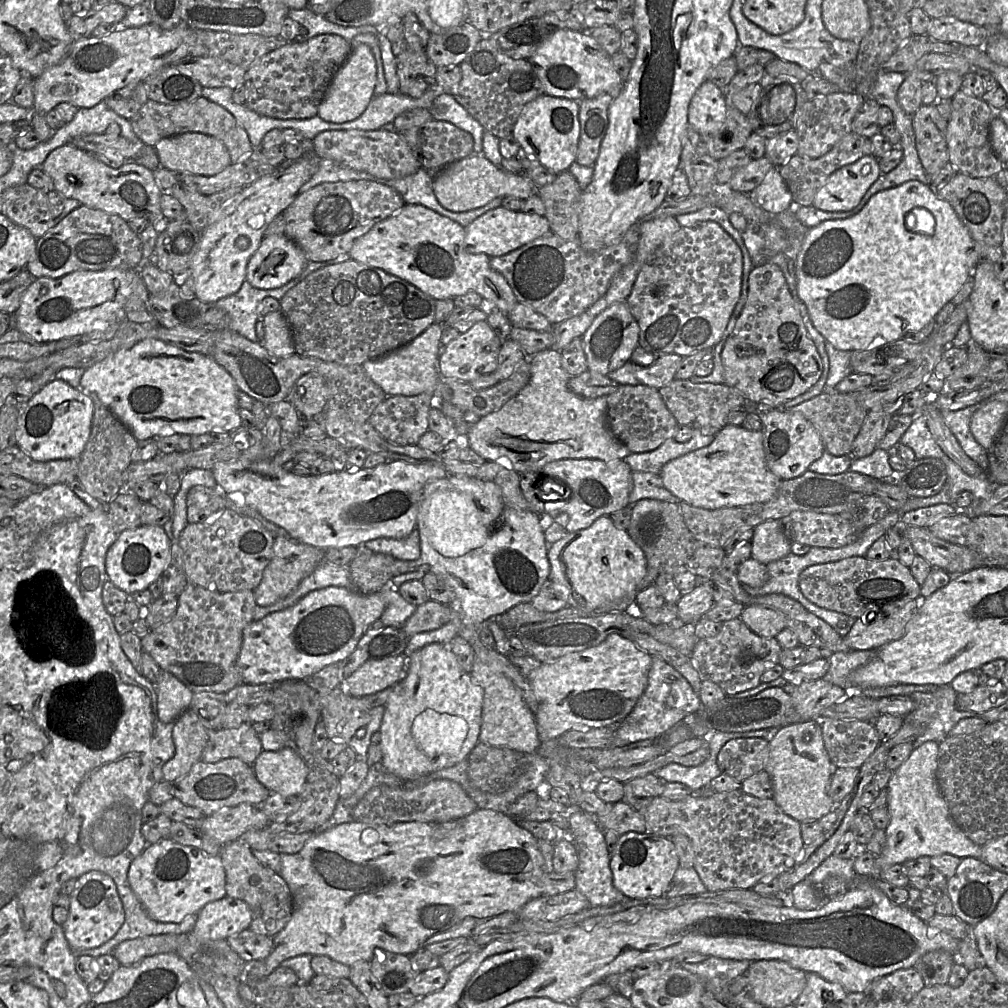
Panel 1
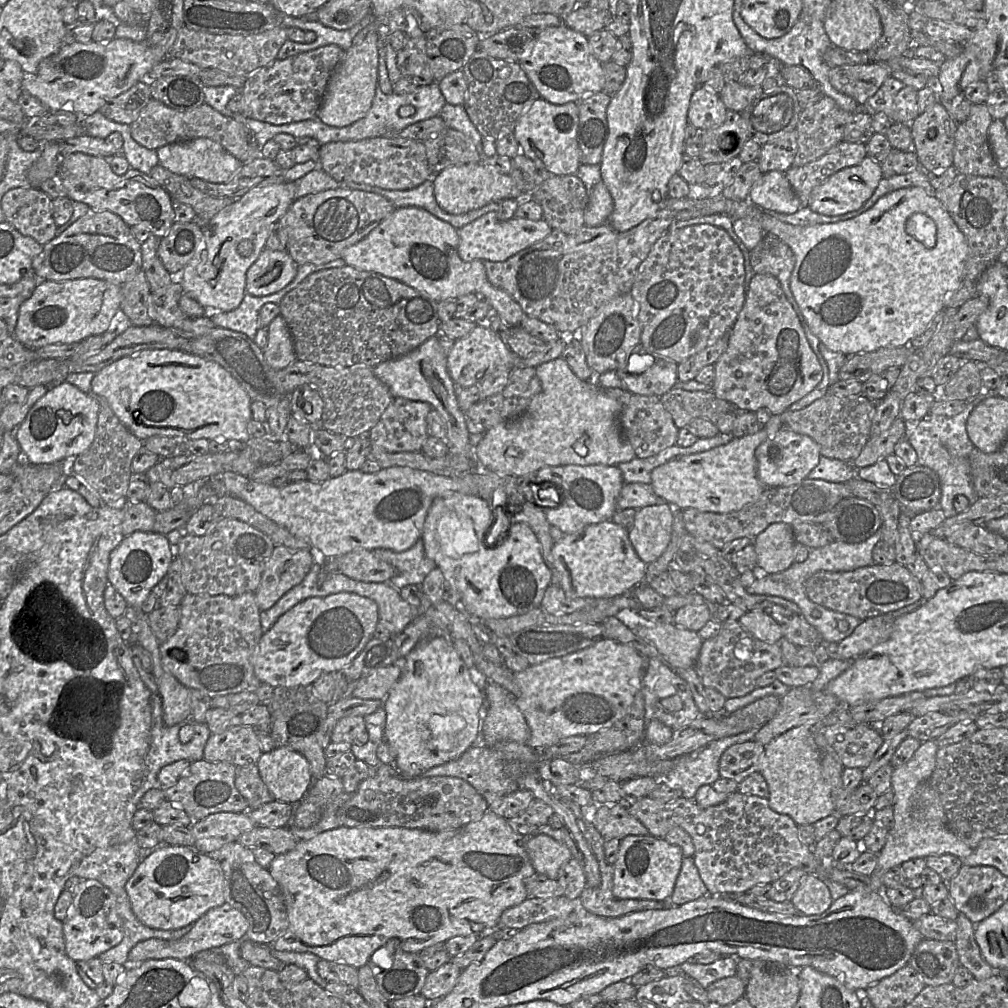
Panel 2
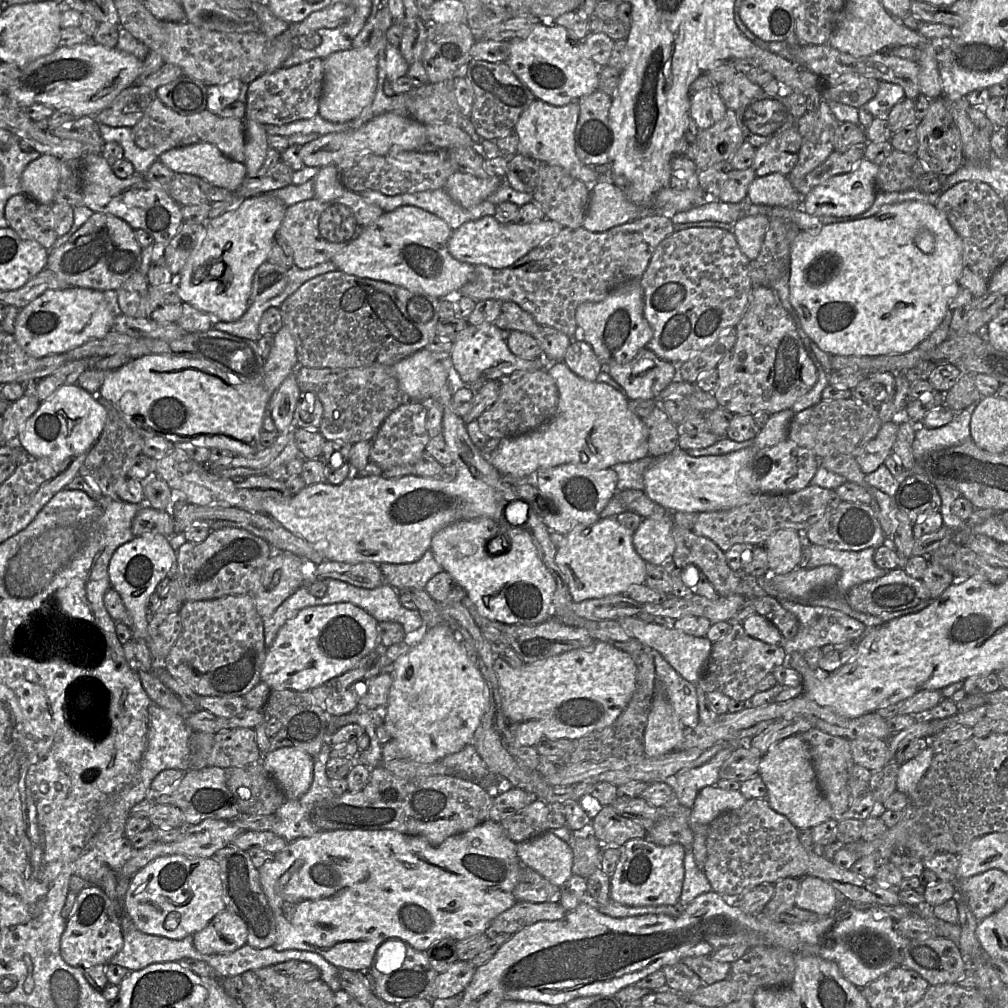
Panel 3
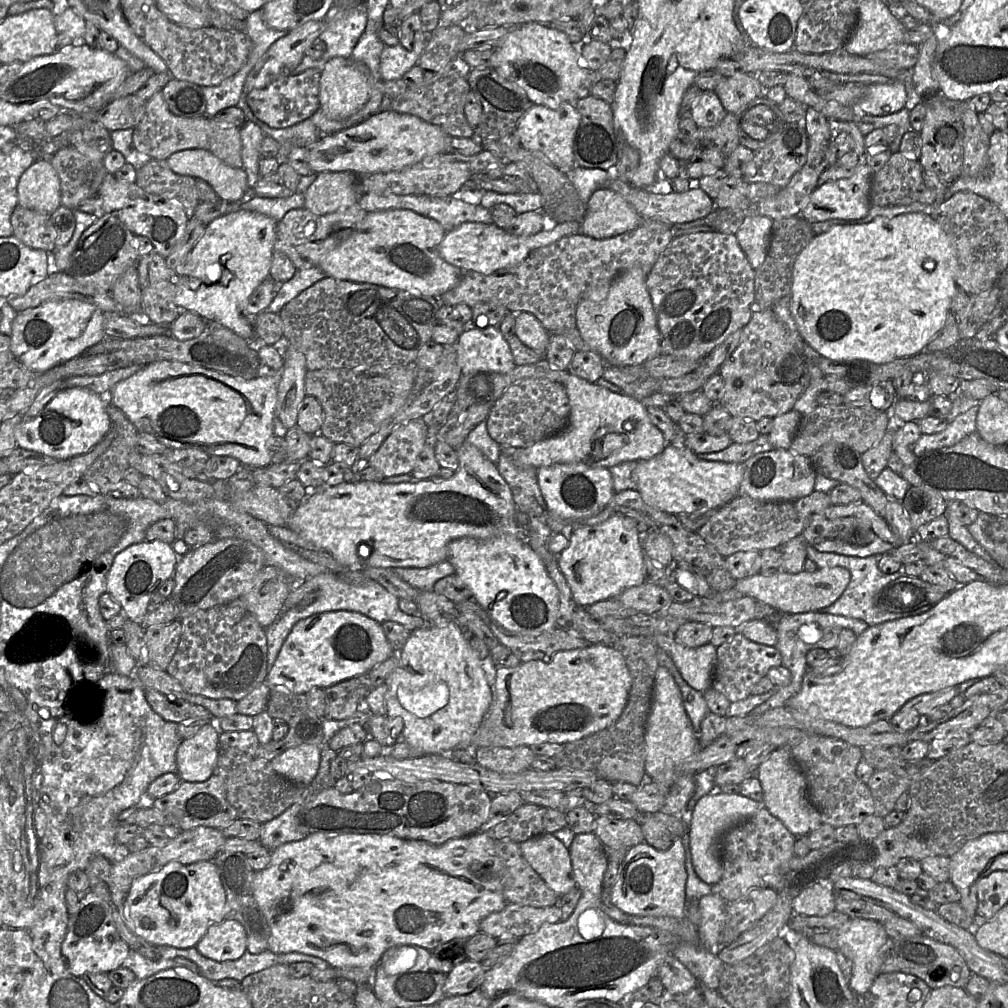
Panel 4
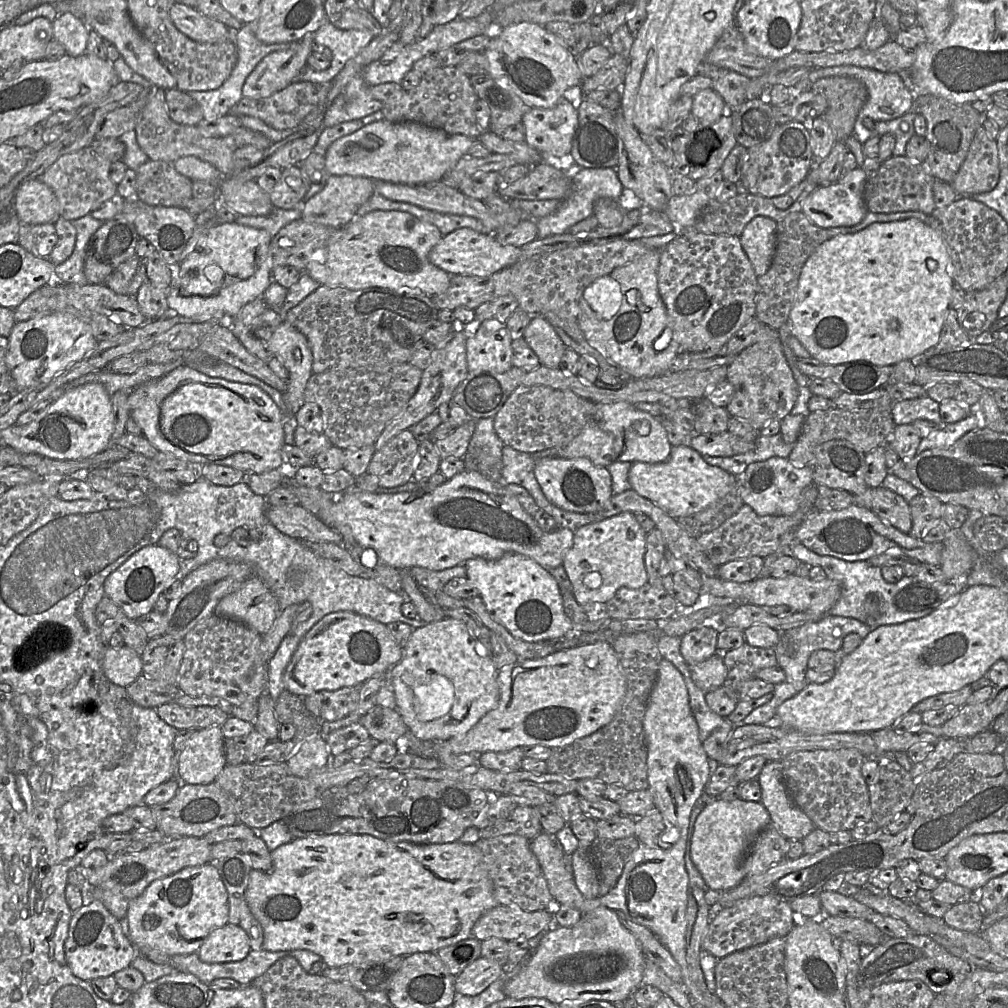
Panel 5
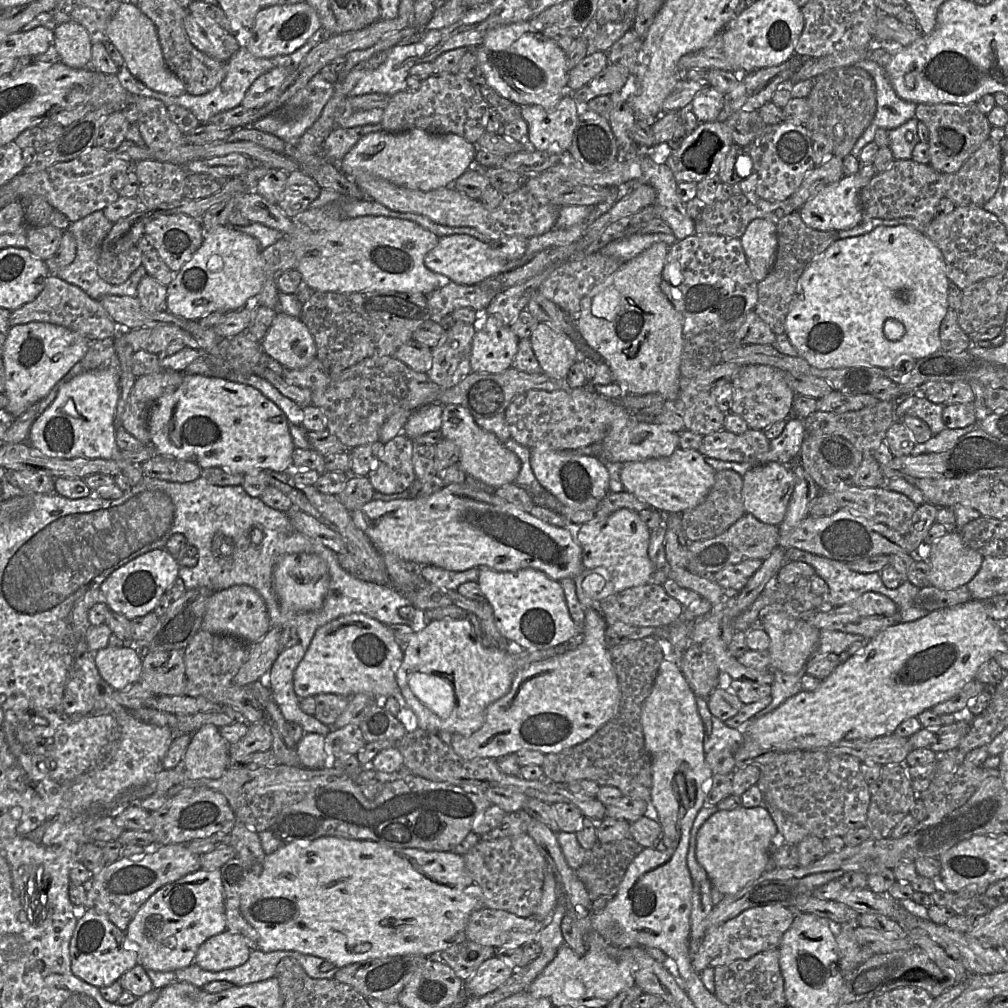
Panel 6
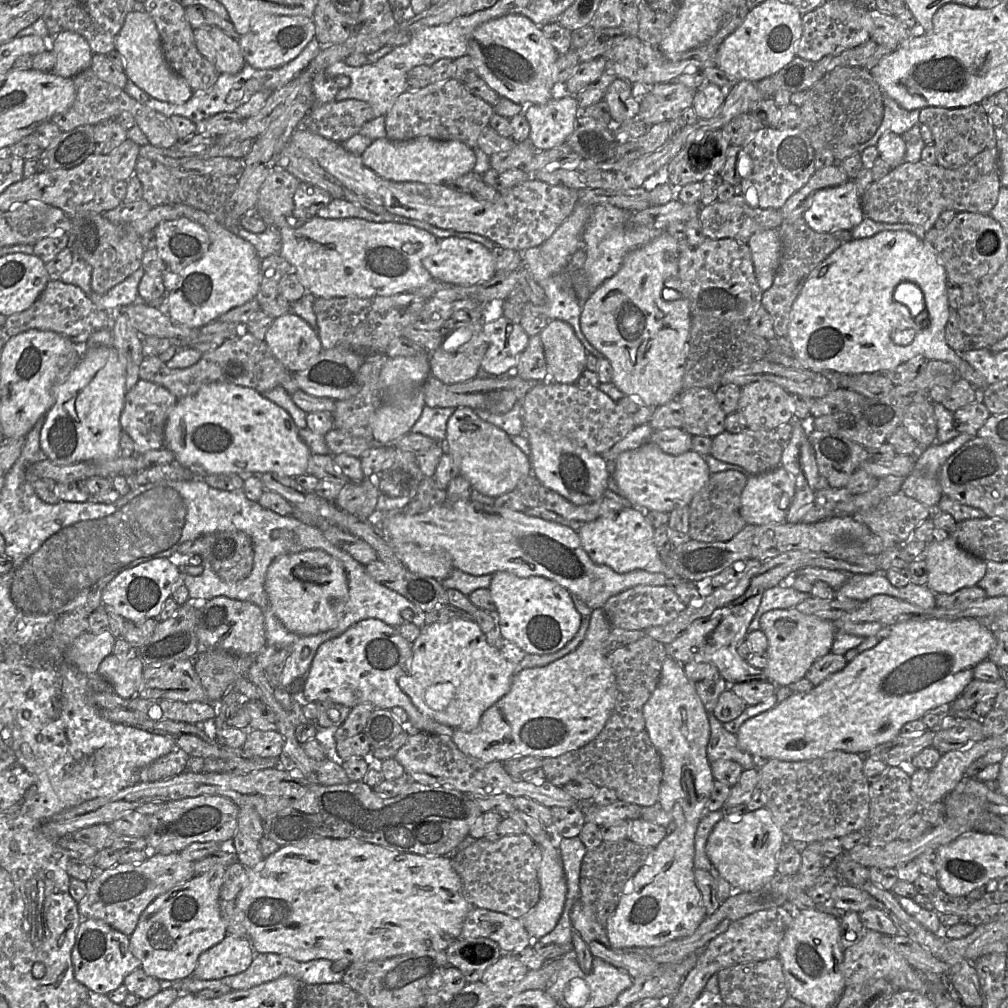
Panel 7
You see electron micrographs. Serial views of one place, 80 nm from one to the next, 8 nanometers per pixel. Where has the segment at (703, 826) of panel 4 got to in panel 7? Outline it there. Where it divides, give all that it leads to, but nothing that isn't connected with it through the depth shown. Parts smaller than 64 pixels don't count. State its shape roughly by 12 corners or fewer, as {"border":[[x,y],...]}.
{"border":[[763,807],[726,815],[705,850],[736,895],[778,873],[784,837]]}

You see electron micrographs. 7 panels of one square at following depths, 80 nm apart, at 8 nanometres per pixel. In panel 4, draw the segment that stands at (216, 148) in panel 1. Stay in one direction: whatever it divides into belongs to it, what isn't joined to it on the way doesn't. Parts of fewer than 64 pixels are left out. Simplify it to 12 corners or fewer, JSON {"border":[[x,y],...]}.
{"border":[[204,149],[175,152],[177,174],[205,180],[220,199],[242,201],[250,190],[243,167]]}

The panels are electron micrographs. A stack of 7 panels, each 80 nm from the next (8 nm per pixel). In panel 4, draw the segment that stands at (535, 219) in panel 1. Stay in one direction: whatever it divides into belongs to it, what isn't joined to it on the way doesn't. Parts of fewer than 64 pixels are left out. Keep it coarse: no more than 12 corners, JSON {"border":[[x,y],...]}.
{"border":[[466,222],[438,251],[464,272],[491,275],[580,232],[557,223],[515,236],[494,223]]}

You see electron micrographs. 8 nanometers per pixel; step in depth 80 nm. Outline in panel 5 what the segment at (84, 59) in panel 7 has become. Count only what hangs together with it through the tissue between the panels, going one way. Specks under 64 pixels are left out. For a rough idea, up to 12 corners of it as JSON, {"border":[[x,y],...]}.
{"border":[[69,11],[59,13],[53,38],[66,54],[86,53],[90,28]]}

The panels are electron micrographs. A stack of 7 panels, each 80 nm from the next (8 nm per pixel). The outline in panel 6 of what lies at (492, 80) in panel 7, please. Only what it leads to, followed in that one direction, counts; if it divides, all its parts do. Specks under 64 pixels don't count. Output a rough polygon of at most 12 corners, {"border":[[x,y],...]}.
{"border":[[531,21],[494,28],[474,53],[519,106],[568,94],[566,53]]}

